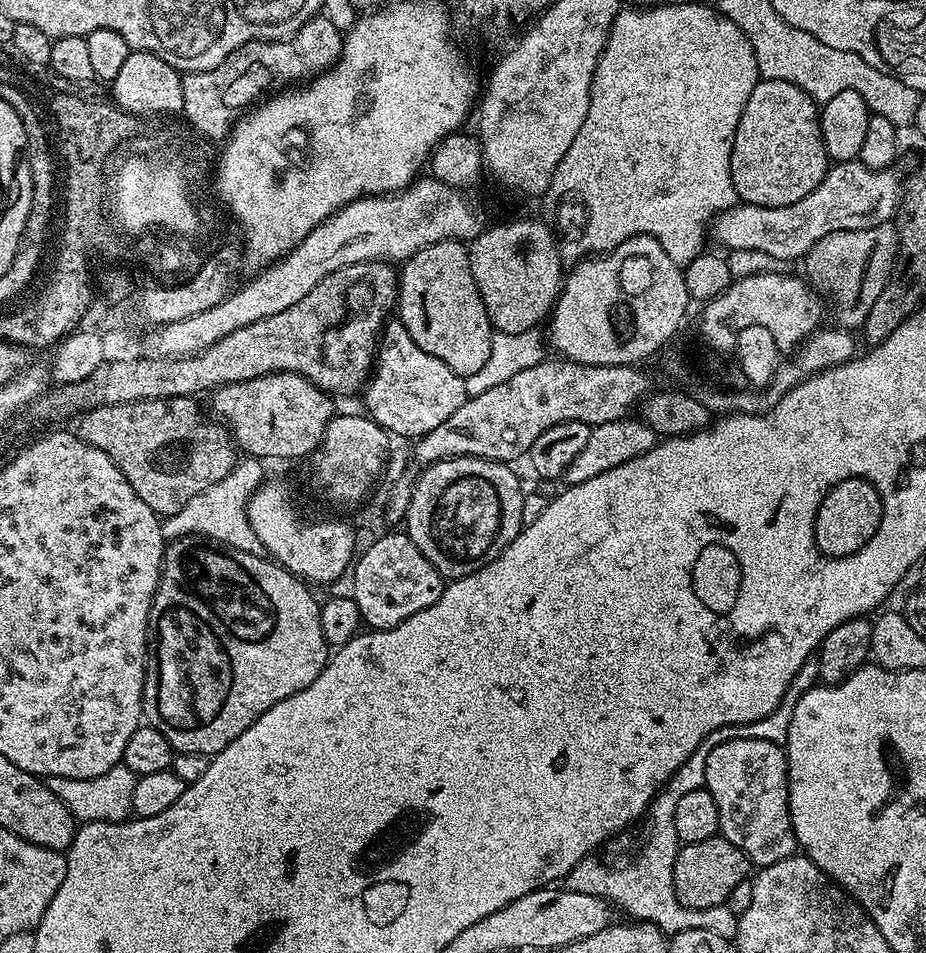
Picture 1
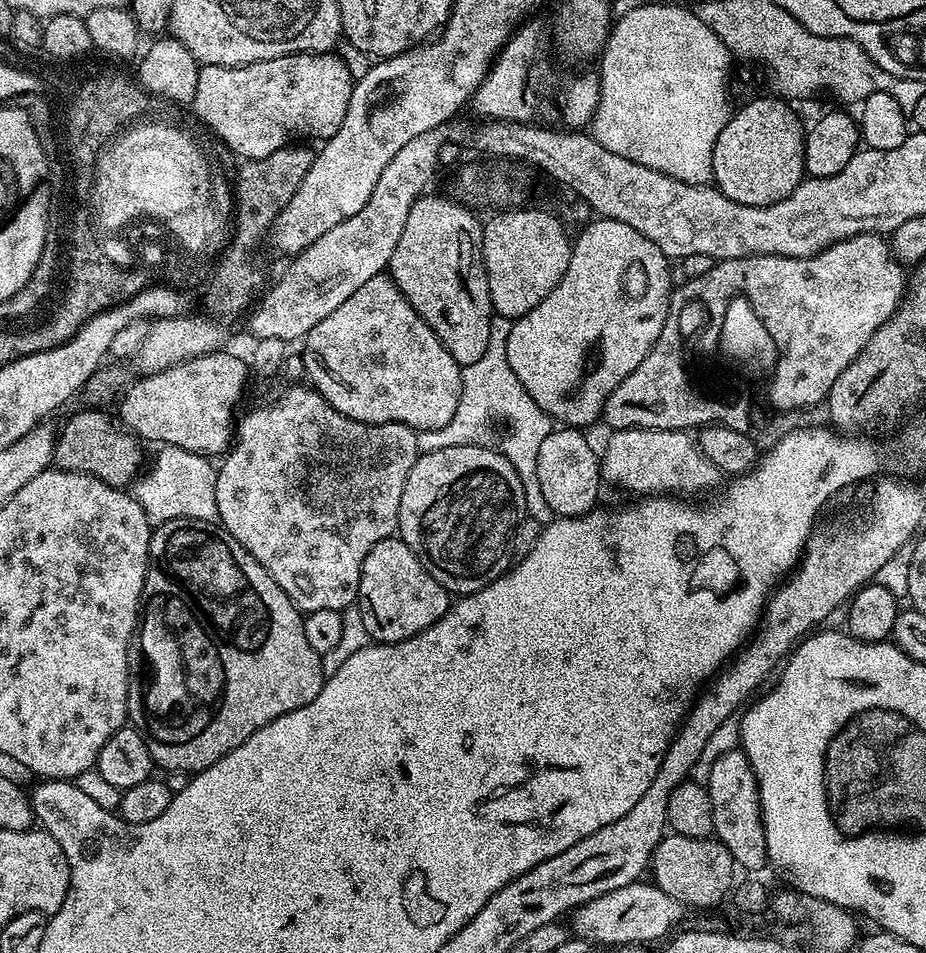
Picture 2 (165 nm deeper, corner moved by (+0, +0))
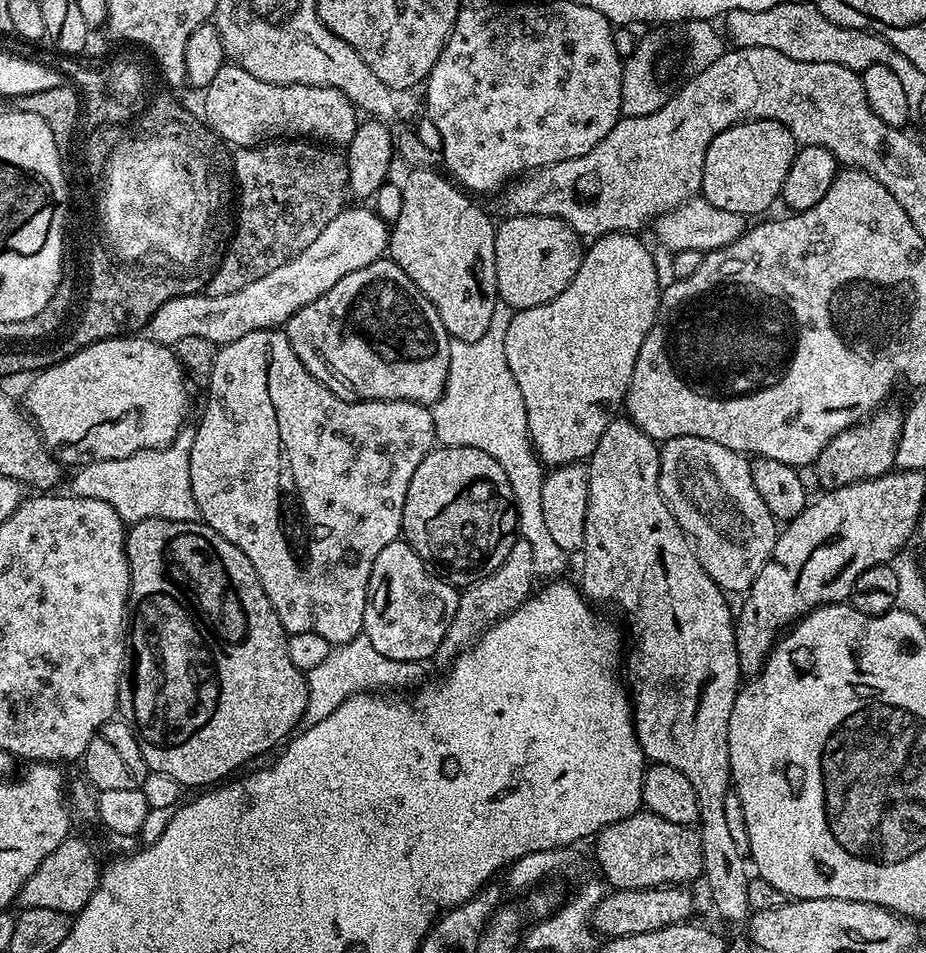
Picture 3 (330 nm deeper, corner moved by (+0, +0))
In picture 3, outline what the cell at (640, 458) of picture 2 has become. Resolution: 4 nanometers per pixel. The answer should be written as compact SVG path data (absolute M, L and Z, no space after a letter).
M693 436L670 438L659 449L660 493L692 541L702 570L725 594L747 592L758 578L758 570L766 566L778 535L778 521L766 510L762 494L754 486L749 457Z

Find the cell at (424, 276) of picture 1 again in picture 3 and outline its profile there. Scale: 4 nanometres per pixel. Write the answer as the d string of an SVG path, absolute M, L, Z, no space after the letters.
M432 166L413 167L402 183L402 214L398 214L391 225L387 255L436 307L451 339L478 342L478 338L490 330L490 318L494 318L494 306L498 302L496 224L471 200L473 197L467 191L457 187L447 175L439 176L434 169Z

